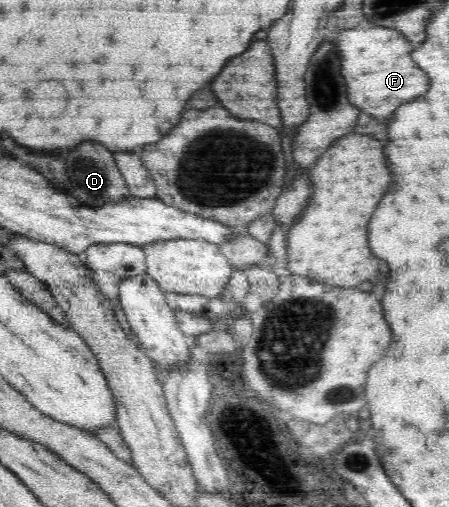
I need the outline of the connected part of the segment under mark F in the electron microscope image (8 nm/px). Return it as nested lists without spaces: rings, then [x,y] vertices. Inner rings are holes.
[[[356,26],[328,35],[326,39],[330,39],[339,52],[340,71],[345,79],[348,99],[361,113],[375,118],[389,116],[403,102],[411,102],[429,90],[427,74],[417,68],[409,56],[413,46],[394,28]]]

